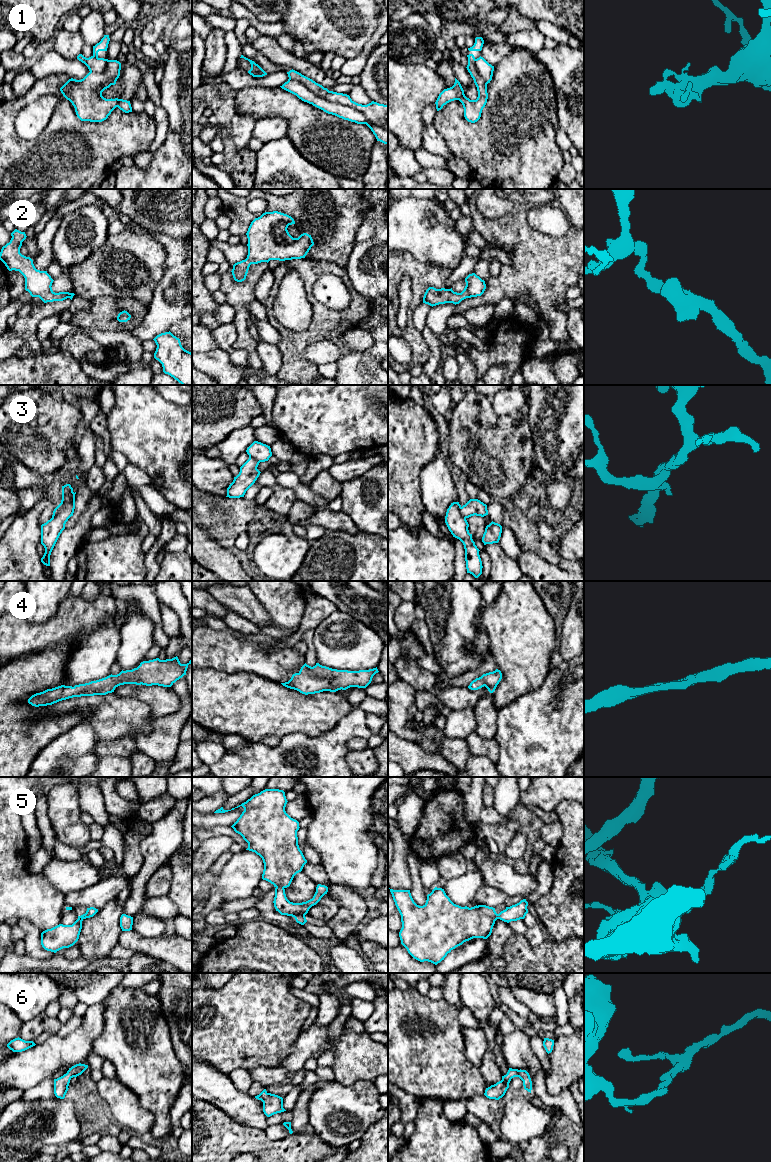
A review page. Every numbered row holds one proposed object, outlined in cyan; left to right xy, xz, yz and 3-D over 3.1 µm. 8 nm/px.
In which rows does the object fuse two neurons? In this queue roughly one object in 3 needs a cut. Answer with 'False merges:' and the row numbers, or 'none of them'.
False merges: 1, 3, 5

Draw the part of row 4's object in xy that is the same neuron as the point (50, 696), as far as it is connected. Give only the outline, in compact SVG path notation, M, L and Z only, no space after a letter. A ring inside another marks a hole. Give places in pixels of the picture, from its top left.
M178 657L172 659L160 660L159 658L143 661L137 668L132 670L121 671L117 675L109 675L105 678L91 681L85 684L79 684L72 686L61 685L52 689L47 689L43 692L36 693L28 699L28 703L32 706L47 706L57 703L62 700L66 700L73 697L81 696L94 696L94 695L106 695L114 692L115 688L124 684L136 684L136 685L158 685L163 687L171 687L177 680L186 675L188 665L192 664L192 659L187 664L181 664Z

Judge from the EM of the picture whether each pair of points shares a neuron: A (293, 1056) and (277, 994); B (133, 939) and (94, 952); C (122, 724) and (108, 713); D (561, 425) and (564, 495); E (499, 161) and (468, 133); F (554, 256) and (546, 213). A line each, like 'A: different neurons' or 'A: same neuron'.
A: different neurons
B: different neurons
C: same neuron
D: same neuron
E: same neuron
F: different neurons

